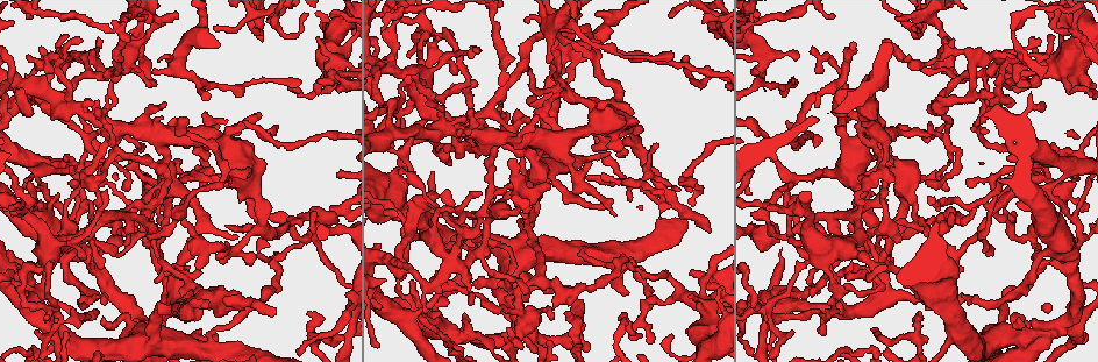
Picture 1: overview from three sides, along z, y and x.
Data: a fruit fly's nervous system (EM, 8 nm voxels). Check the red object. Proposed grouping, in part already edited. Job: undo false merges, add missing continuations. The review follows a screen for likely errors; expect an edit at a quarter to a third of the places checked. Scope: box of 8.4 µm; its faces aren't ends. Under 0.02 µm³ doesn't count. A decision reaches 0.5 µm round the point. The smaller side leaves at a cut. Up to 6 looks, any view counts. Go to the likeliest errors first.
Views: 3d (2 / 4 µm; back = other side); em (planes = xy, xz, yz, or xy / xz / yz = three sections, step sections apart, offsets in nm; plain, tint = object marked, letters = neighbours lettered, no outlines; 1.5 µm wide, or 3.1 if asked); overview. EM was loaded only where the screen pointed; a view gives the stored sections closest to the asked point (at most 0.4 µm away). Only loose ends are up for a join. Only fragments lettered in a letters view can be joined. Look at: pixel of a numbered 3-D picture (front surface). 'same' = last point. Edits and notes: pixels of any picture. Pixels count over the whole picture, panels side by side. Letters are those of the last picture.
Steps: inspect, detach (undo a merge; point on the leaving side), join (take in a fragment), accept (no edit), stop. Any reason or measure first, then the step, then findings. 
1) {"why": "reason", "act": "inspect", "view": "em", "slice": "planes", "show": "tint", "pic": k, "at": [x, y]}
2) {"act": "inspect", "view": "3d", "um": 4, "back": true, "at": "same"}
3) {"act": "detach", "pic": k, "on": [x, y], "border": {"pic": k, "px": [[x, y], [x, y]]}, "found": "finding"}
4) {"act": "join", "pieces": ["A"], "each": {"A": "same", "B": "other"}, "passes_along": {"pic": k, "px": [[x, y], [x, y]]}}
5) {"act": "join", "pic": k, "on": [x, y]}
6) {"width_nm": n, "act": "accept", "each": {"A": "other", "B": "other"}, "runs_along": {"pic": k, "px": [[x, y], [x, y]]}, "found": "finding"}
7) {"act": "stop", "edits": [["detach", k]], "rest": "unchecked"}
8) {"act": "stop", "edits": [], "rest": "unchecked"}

{"why": "free end", "act": "inspect", "view": "em", "slice": "yz", "step": 4, "show": "tint", "pic": 1, "at": [547, 61]}

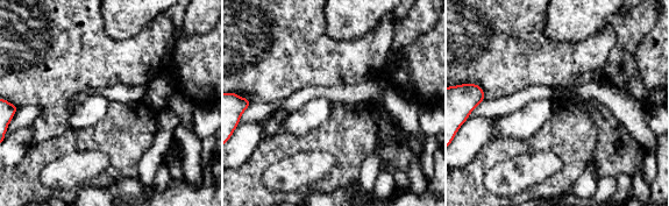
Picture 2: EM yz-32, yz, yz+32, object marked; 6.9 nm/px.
{"why": "cut it another way", "act": "inspect", "view": "em", "slice": "planes", "show": "letters", "at": "same"}

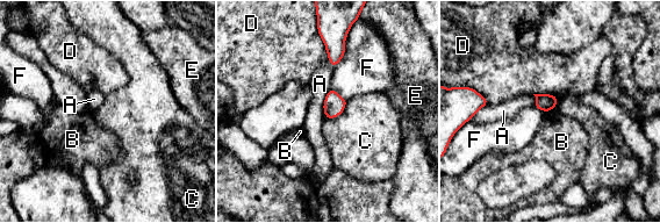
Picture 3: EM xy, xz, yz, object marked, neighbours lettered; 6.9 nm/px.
{"act": "accept", "each": {"A": "other", "B": "other", "C": "other", "D": "other", "E": "other", "F": "other"}, "border": {"pic": 3, "px": [[330, 88], [323, 103], [325, 117]]}, "found": "none of them fits"}

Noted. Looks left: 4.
{"why": "thin end", "act": "inspect", "view": "em", "slice": "planes", "show": "letters", "pic": 1, "at": [822, 70]}

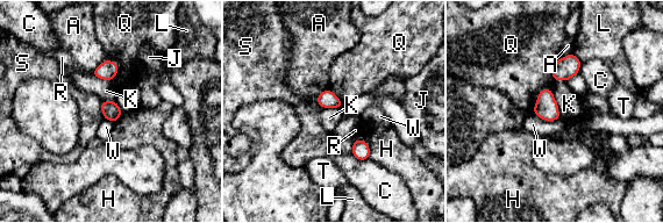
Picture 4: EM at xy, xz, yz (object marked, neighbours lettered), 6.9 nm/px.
{"act": "accept", "each": {"A": "other", "C": "other", "H": "other", "J": "other", "K": "other", "L": "other", "Q": "other", "R": "other", "S": "other", "T": "other", "W": "other"}, "border": {"pic": 4, "px": [[550, 90], [561, 117]]}, "found": "no lettered fragment goes on from it"}

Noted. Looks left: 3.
{"act": "inspect", "view": "3d", "um": 2, "pic": 1, "at": [916, 215]}

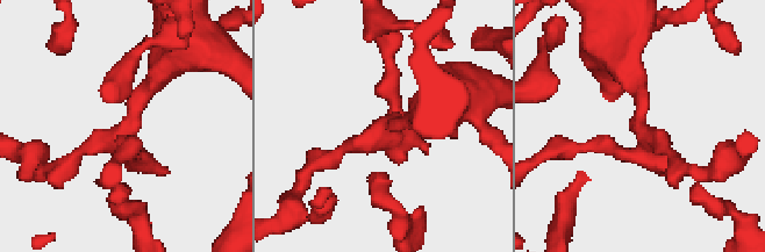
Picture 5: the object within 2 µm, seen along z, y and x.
{"arms": 3, "act": "inspect", "view": "em", "slice": "xz", "step": 4, "show": "tint", "pic": 5, "at": [131, 122]}

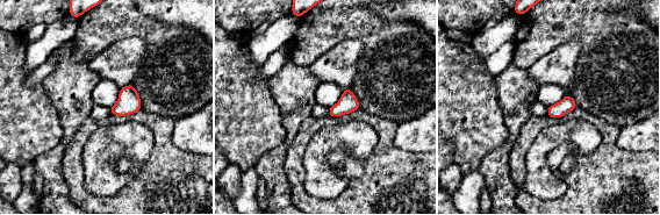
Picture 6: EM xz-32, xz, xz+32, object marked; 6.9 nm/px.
{"act": "inspect", "view": "em", "slice": "planes", "show": "letters", "at": "same"}

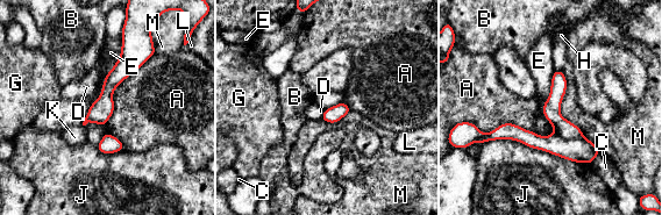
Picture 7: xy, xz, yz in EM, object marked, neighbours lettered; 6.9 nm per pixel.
{"act": "detach", "pic": 7, "on": [579, 150], "each": {"A": "other", "B": "other", "C": "other", "D": "other", "E": "other", "G": "other", "H": "other", "J": "other", "K": "other", "L": "other", "M": "other"}, "found": "a second neuron is stuck on"}

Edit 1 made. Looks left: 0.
{"act": "stop", "edits": [["detach", 7]], "rest": "unchecked"}

